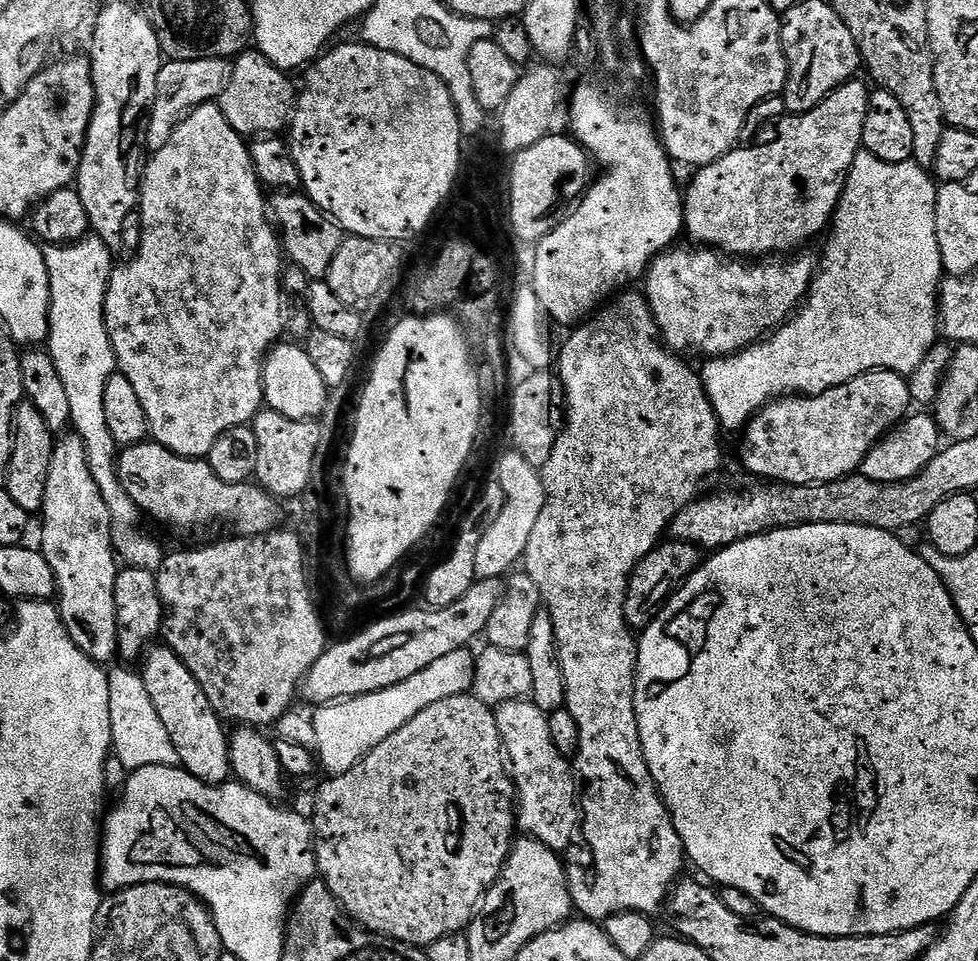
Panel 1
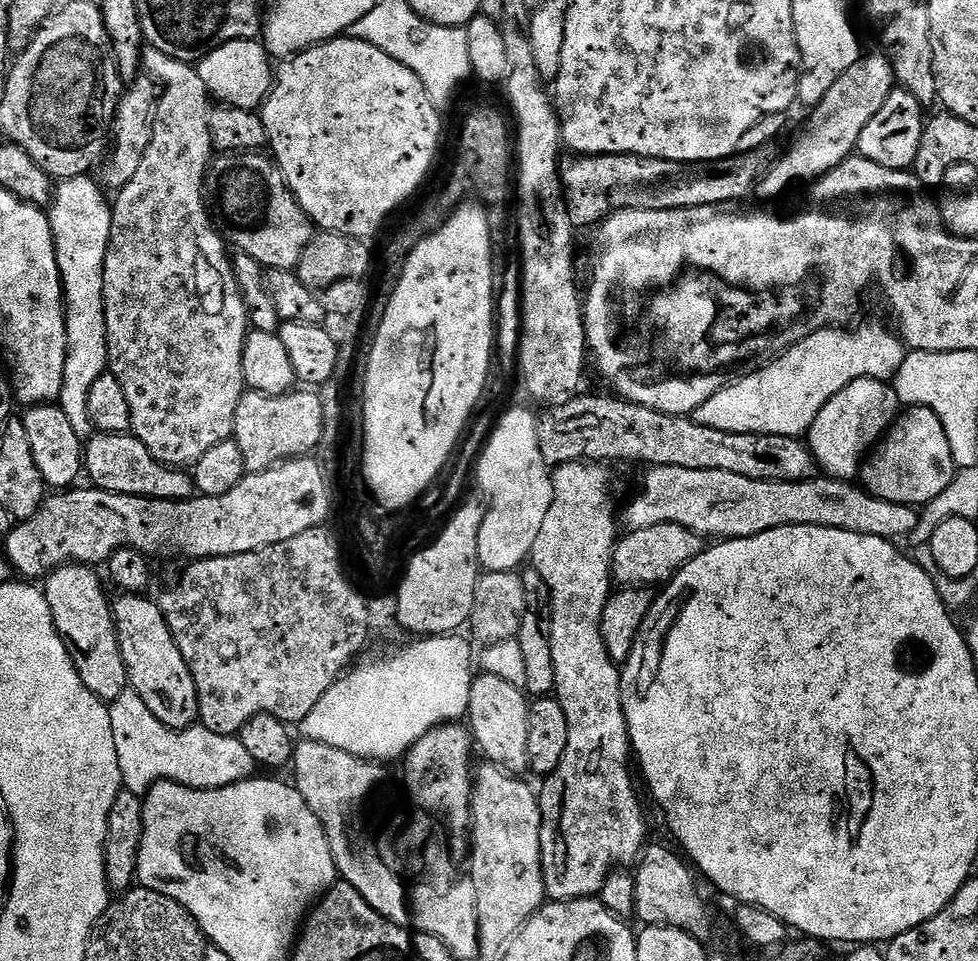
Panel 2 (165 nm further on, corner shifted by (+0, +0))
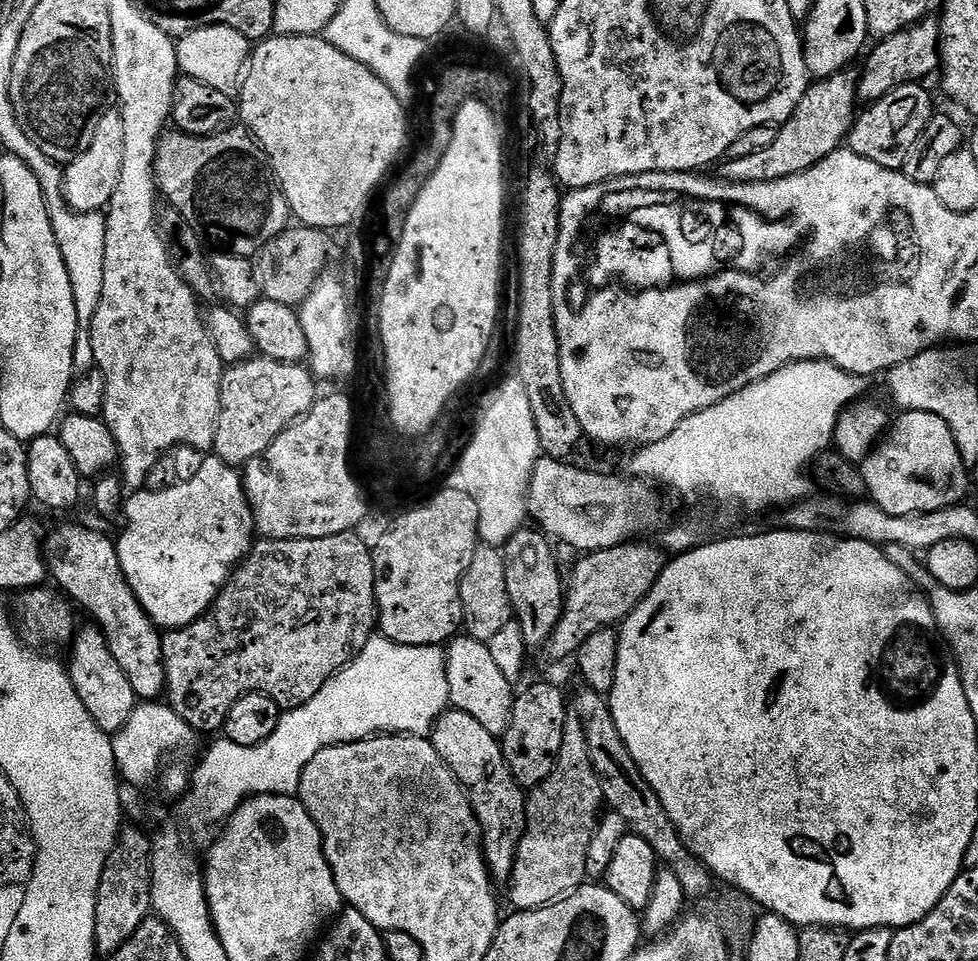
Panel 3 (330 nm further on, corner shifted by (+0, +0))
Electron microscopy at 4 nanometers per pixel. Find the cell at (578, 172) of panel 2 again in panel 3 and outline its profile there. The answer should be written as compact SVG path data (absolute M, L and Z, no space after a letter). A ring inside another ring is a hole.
M852 70L809 83L802 102L798 102L798 110L794 110L794 114L785 124L779 125L774 142L770 142L766 150L758 150L758 154L746 154L746 158L737 160L725 159L719 165L719 179L728 180L732 184L778 182L782 178L802 174L830 154L840 151L858 115L857 83L857 73L852 73Z

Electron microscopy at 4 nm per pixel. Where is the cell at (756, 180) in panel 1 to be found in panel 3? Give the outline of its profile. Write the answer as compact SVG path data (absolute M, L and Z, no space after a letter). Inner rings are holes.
M925 18L919 24L911 24L898 34L883 37L877 44L880 45L872 53L867 53L864 73L861 71L858 76L856 94L861 101L880 100L898 86L927 81L927 76L941 67L940 26L935 19Z

